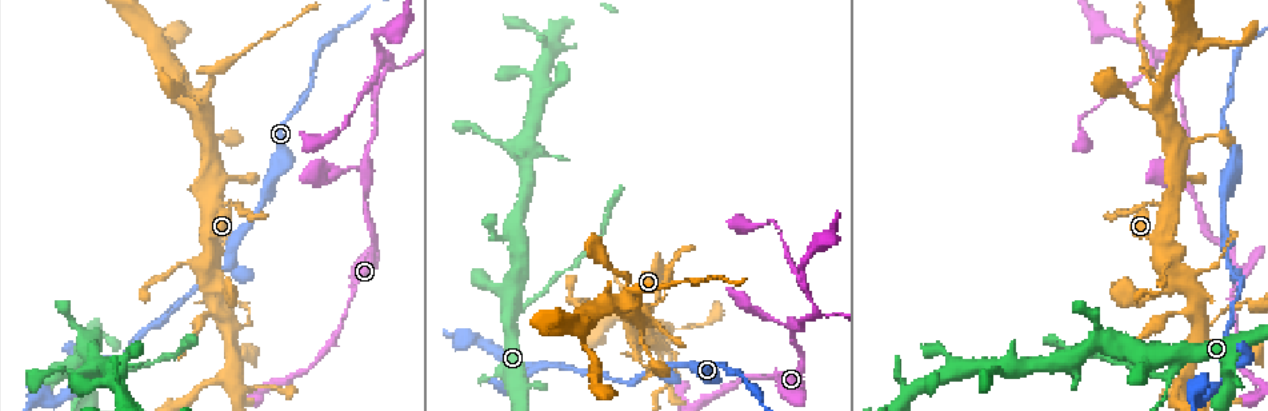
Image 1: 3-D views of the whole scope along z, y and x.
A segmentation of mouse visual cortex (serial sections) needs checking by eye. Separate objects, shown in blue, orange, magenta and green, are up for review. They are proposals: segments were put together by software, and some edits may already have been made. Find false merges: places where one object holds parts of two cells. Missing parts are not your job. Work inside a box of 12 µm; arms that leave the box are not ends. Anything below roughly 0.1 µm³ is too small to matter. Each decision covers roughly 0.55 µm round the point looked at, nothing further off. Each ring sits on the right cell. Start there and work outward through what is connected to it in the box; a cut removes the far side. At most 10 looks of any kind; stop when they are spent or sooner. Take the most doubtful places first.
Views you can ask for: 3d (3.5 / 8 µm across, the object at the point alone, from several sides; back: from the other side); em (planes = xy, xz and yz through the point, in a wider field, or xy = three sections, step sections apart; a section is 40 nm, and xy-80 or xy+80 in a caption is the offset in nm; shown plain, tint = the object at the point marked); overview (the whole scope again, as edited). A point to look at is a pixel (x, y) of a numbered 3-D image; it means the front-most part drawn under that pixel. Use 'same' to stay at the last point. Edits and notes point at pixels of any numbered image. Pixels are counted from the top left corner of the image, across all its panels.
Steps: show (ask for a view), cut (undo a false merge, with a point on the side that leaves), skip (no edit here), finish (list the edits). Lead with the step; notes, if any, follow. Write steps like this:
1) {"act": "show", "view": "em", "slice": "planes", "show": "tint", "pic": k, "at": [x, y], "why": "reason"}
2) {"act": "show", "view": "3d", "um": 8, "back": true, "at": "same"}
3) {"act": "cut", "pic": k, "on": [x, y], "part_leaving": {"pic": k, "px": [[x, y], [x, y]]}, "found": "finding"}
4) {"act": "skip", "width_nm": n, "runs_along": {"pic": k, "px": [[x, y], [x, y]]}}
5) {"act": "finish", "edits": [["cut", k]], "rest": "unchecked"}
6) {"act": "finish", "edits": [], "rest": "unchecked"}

{"act": "show", "view": "3d", "um": 3.5, "pic": 1, "at": [1165, 252], "why": "sudden change in width"}

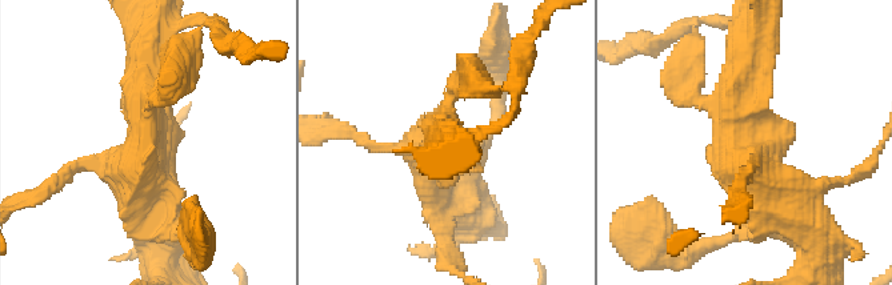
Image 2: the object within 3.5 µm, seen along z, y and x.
{"act": "show", "view": "em", "slice": "planes", "show": "tint", "pic": 2, "at": [741, 133], "why": "shape alone is not enough"}

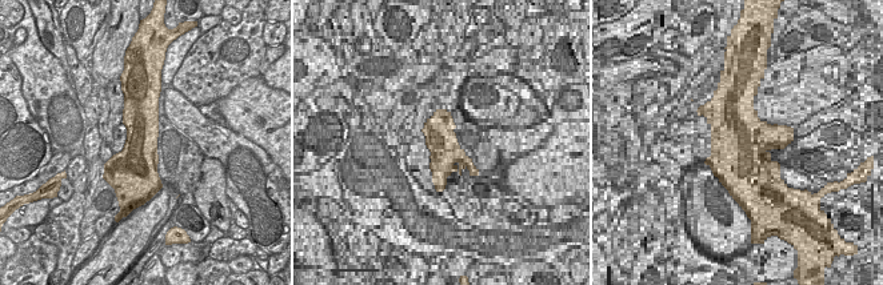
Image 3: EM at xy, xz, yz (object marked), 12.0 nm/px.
{"act": "skip", "runs_along": {"pic": 2, "px": [[686, 87], [723, 99], [786, 205]]}, "found": "one cell here"}

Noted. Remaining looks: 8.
{"act": "show", "view": "3d", "um": 3.5, "pic": 1, "at": [788, 327], "why": "thin neck"}

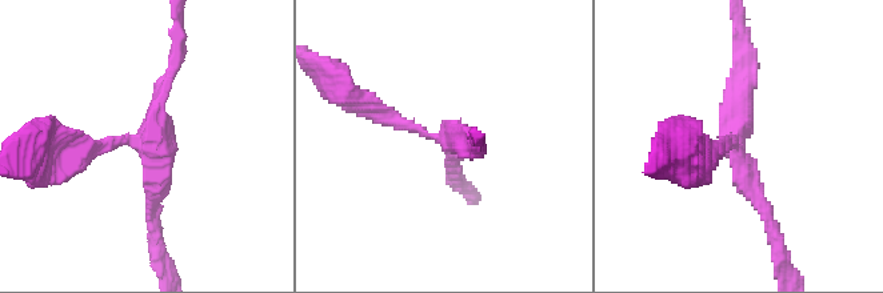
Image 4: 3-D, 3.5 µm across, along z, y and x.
{"act": "show", "view": "em", "slice": "xy", "step": 2, "show": "tint", "pic": 4, "at": [738, 153], "arms": 3, "arm_widths_nm": [150, 150, 200]}

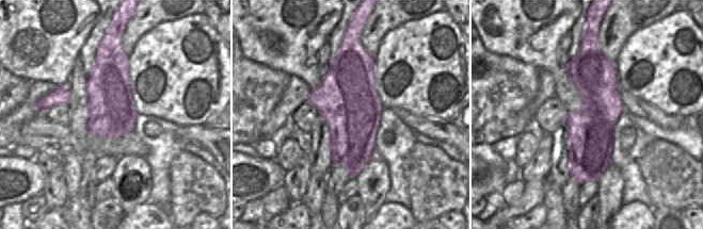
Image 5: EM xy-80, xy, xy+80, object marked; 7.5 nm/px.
{"act": "skip", "runs_along": {"pic": 4, "px": [[775, 235], [734, 148], [742, 67]]}, "found": "continuous, no second cell"}

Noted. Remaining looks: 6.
{"act": "show", "view": "3d", "um": 3.5, "pic": 1, "at": [387, 53], "why": "a fork"}

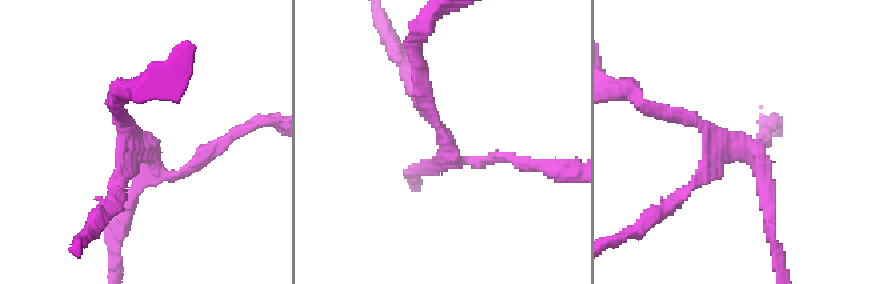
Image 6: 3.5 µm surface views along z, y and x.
{"act": "show", "view": "em", "slice": "xy", "step": 5, "show": "tint", "pic": 6, "at": [436, 125], "arms": 3, "arm_widths_nm": [150, 200, 200], "why": "shape alone is not enough"}

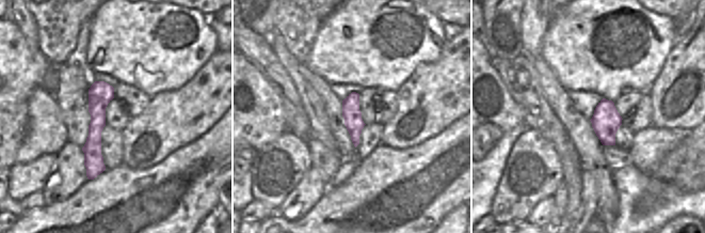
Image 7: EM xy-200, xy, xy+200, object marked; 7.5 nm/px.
{"act": "skip", "runs_along": {"pic": 7, "px": [[101, 83], [97, 102], [91, 176]]}, "found": "continuous, no second cell"}

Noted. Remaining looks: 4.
{"act": "show", "view": "3d", "um": 3.5, "pic": 1, "at": [535, 366], "why": "arms part here"}

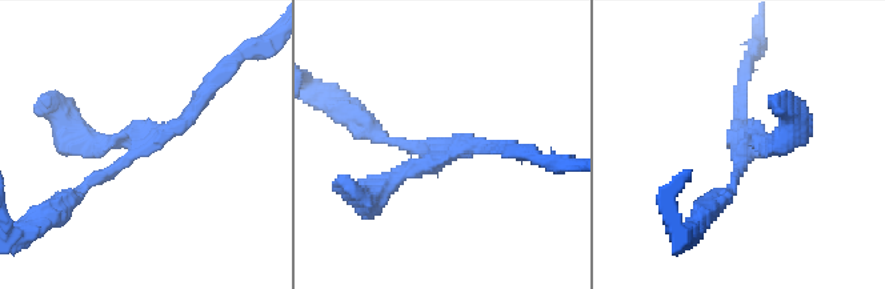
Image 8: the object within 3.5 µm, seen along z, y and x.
{"act": "skip", "runs_along": {"pic": 8, "px": [[209, 92], [184, 125], [69, 199]]}, "found": "one cell here"}

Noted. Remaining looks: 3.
{"act": "finish", "edits": [], "rest": "unchecked"}

